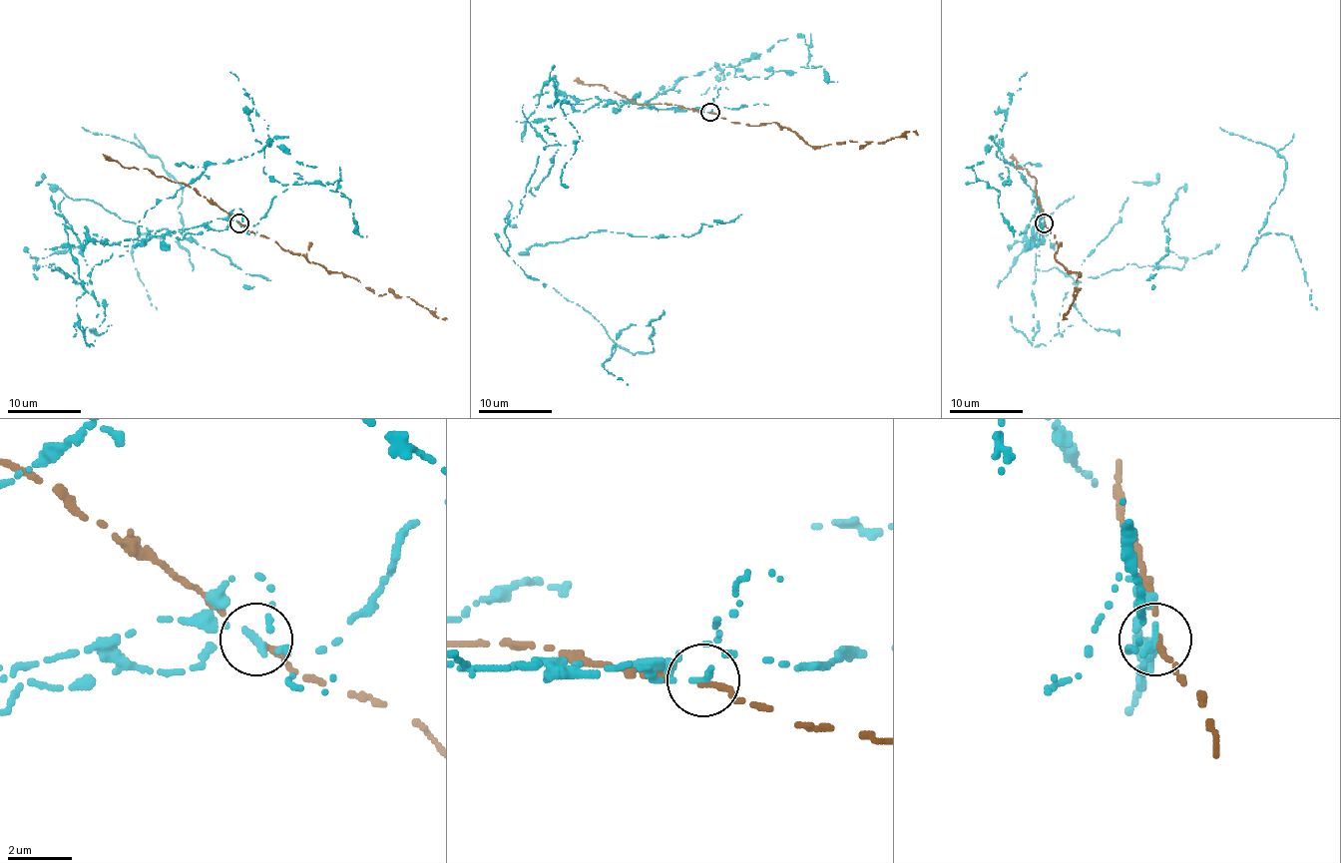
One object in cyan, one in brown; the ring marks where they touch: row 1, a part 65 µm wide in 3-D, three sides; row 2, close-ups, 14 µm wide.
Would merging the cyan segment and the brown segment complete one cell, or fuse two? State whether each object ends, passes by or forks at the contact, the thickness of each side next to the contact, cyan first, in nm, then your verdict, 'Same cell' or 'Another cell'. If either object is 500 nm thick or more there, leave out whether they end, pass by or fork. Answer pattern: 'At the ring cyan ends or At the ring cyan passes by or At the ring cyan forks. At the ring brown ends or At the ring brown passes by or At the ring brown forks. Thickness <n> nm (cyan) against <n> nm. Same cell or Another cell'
At the ring cyan ends. At the ring brown passes by. Thickness 260 nm (cyan) against 150 nm. Another cell

